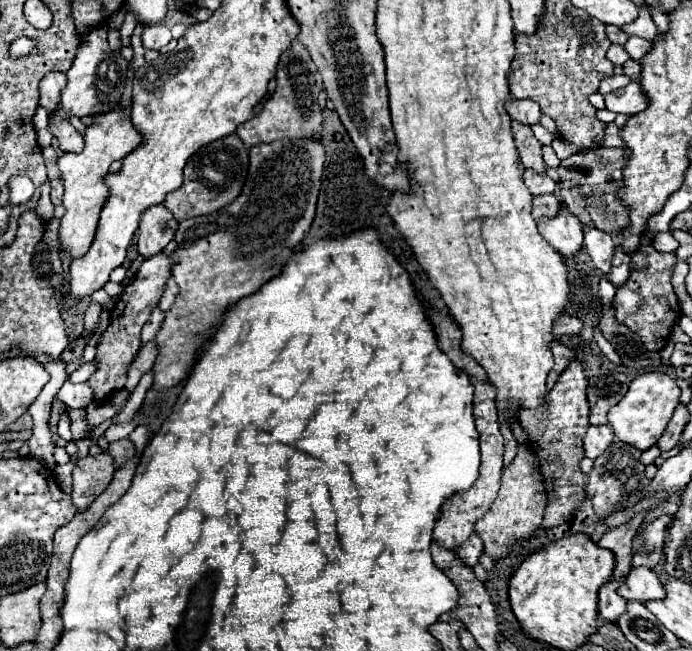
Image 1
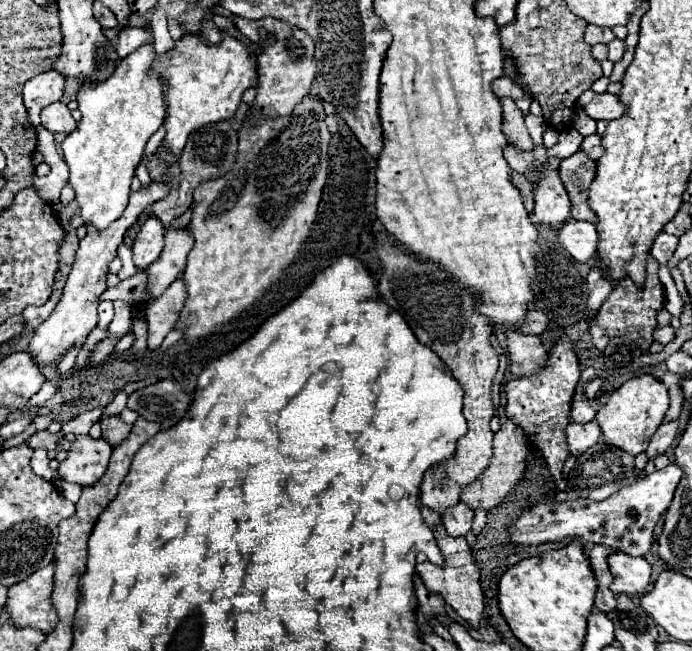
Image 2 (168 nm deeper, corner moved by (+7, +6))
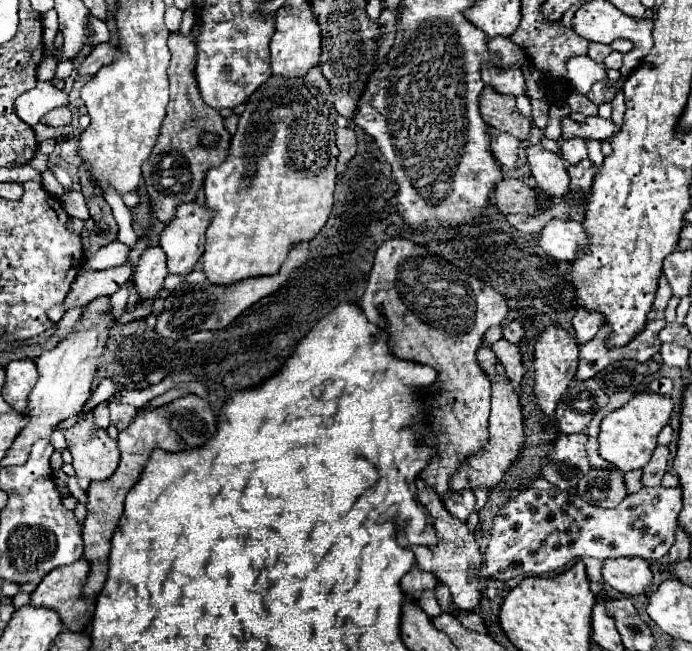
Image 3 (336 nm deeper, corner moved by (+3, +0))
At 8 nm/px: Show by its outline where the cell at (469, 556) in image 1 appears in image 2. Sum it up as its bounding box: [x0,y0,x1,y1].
[442,503,474,537]

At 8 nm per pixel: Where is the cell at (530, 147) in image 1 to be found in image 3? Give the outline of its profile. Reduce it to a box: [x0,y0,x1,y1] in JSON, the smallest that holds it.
[480,85,530,139]

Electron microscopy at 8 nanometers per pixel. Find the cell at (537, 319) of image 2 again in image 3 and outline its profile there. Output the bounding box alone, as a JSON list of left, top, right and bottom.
[502,321,524,345]

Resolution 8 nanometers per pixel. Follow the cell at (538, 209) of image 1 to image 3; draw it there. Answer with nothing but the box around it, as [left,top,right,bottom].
[494,179,538,215]

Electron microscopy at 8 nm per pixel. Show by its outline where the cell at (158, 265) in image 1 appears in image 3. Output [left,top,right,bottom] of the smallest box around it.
[160,201,214,275]

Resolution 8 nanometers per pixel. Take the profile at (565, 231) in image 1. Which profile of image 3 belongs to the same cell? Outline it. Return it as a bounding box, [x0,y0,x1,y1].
[526,145,570,197]

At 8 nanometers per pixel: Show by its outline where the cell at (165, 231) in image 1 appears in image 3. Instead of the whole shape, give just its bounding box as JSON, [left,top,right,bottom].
[134,247,168,301]

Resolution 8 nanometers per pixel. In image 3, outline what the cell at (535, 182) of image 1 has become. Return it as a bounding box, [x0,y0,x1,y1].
[488,129,520,169]

